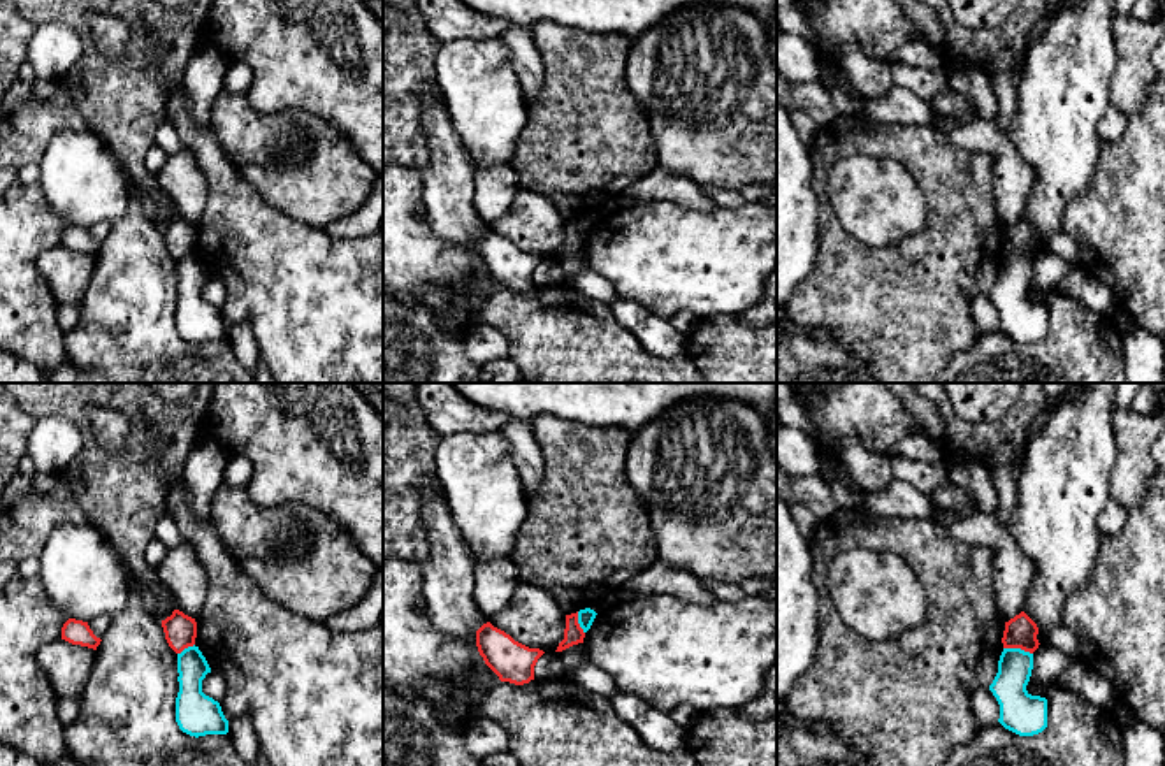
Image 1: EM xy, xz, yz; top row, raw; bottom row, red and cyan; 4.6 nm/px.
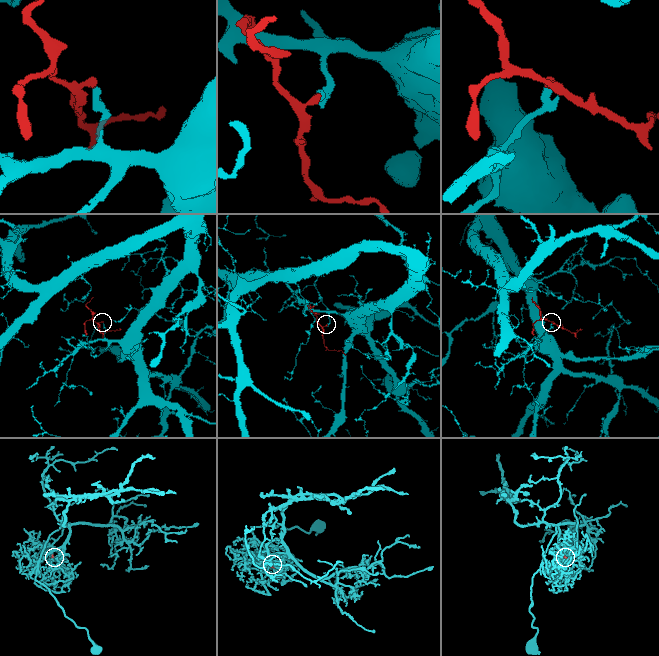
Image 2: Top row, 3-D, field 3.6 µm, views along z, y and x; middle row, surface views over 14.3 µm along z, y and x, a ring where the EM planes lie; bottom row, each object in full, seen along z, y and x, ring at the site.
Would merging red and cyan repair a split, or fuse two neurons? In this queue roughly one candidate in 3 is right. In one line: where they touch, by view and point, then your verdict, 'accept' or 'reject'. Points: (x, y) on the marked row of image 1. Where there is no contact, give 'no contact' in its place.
yz (1018, 647) | reject

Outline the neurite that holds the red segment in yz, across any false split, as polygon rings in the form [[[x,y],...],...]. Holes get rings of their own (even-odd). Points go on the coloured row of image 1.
[[[1021,611],[1019,615],[1005,622],[1002,643],[1003,648],[1021,648],[1033,654],[1040,645],[1037,634],[1037,624],[1024,611]]]

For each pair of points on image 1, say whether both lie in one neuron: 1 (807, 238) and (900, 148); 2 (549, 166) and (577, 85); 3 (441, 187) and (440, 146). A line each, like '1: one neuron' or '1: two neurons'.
1: two neurons
2: one neuron
3: one neuron

